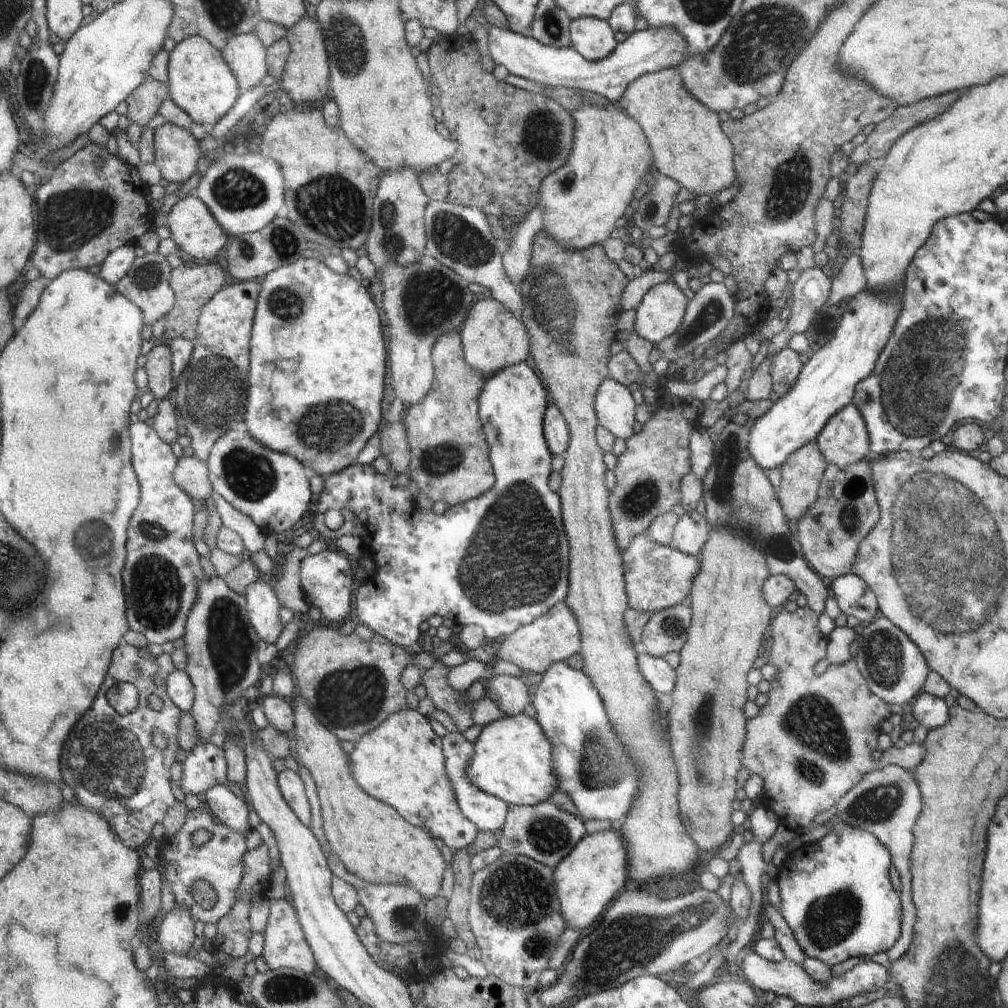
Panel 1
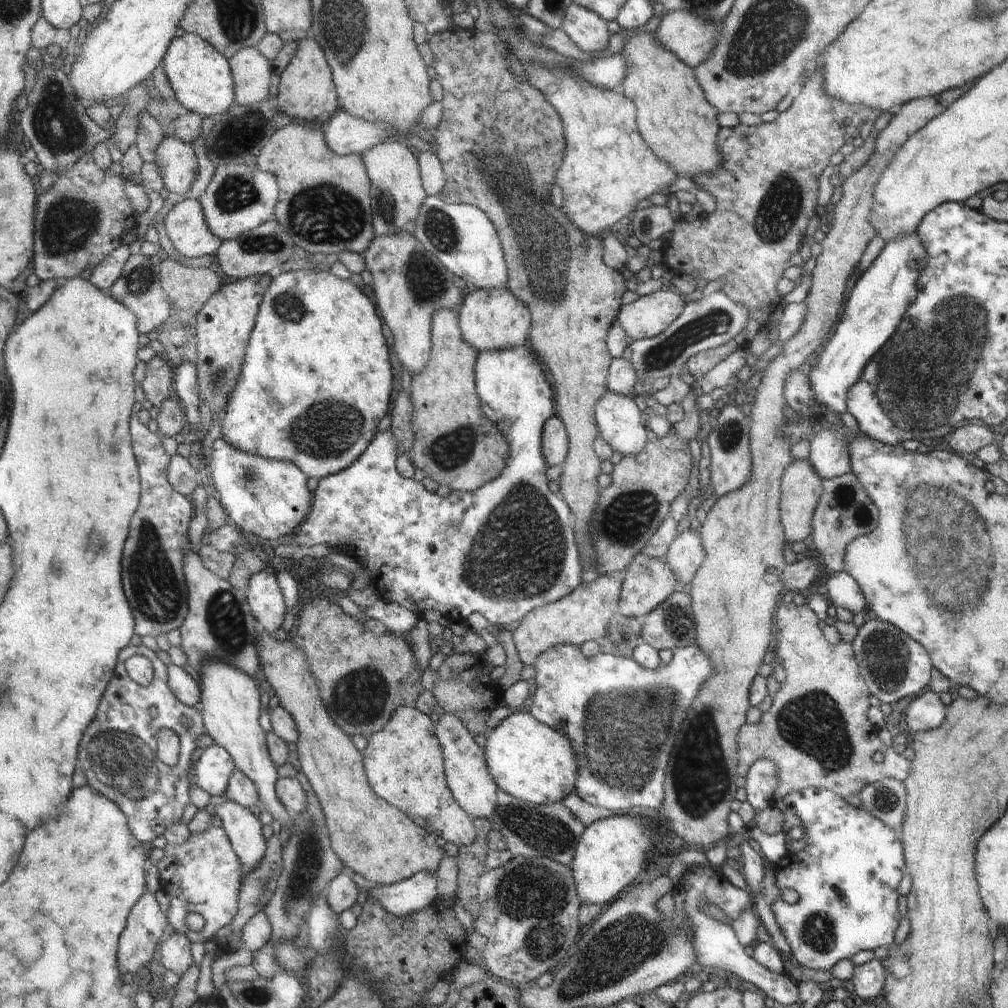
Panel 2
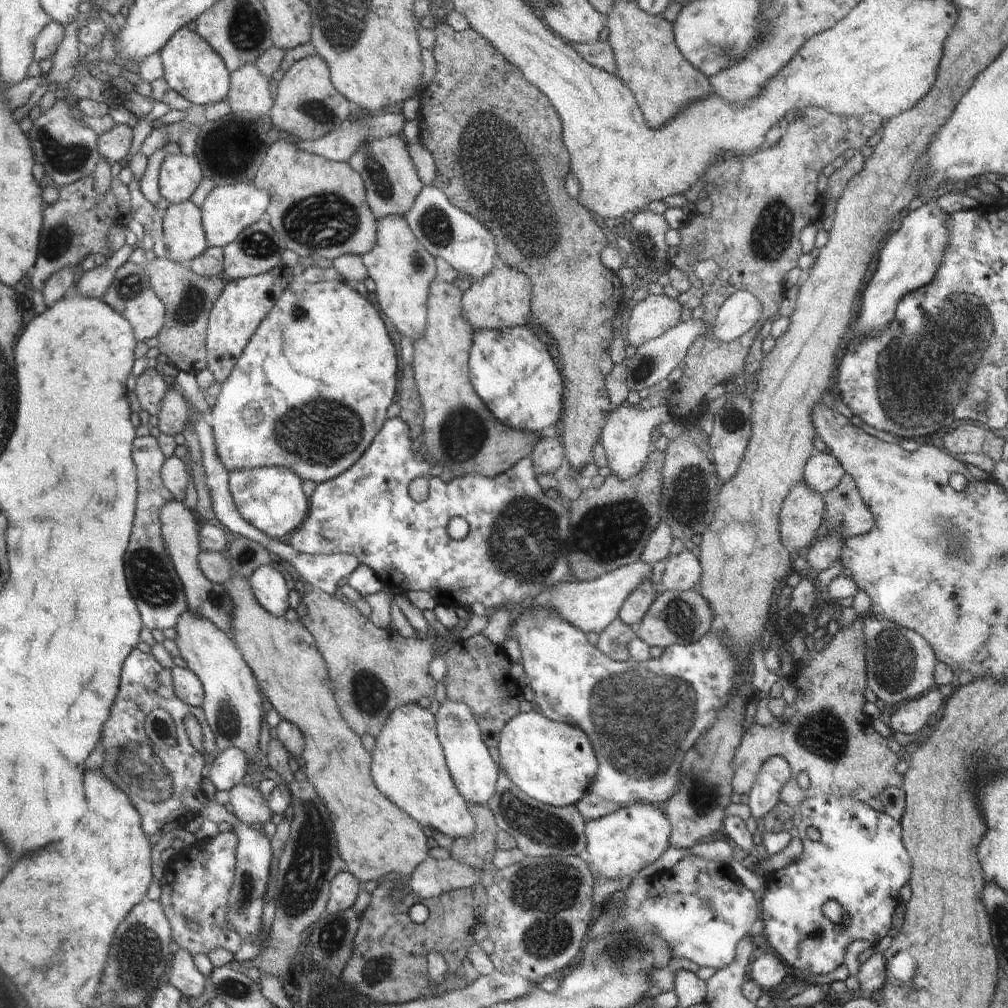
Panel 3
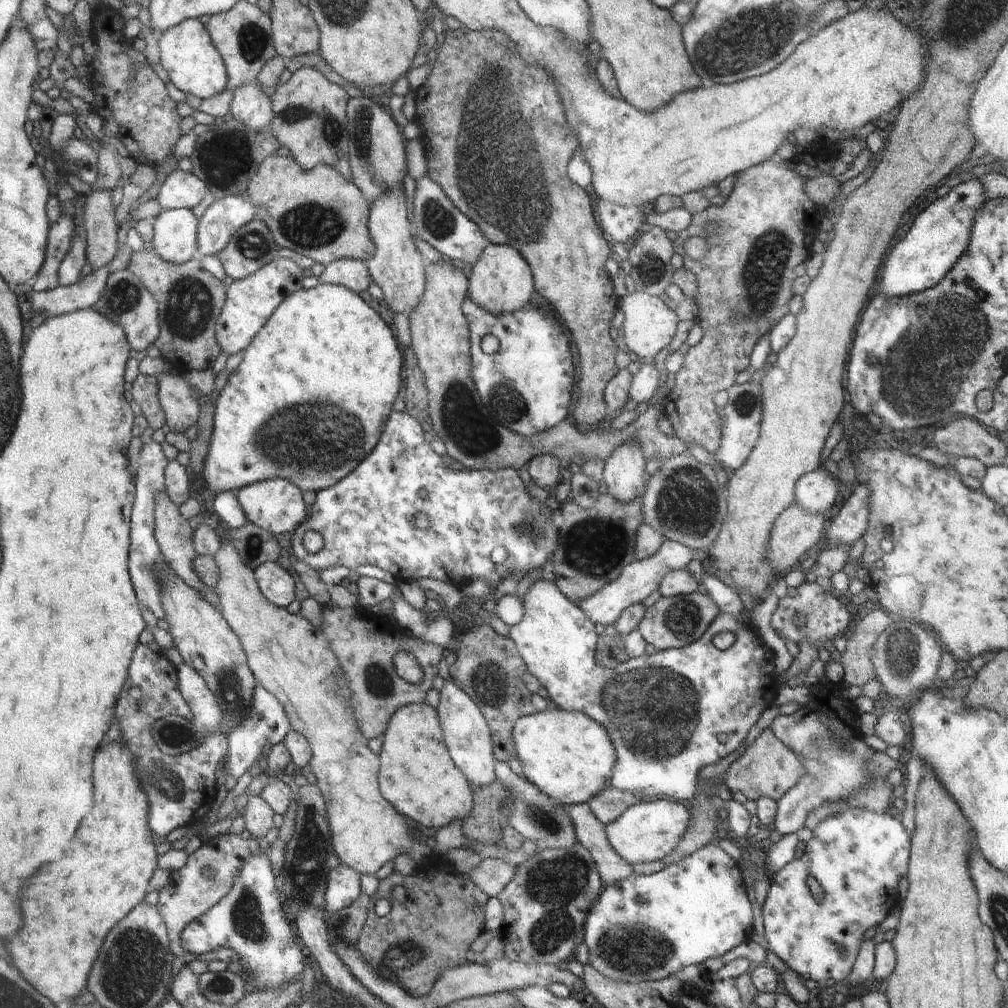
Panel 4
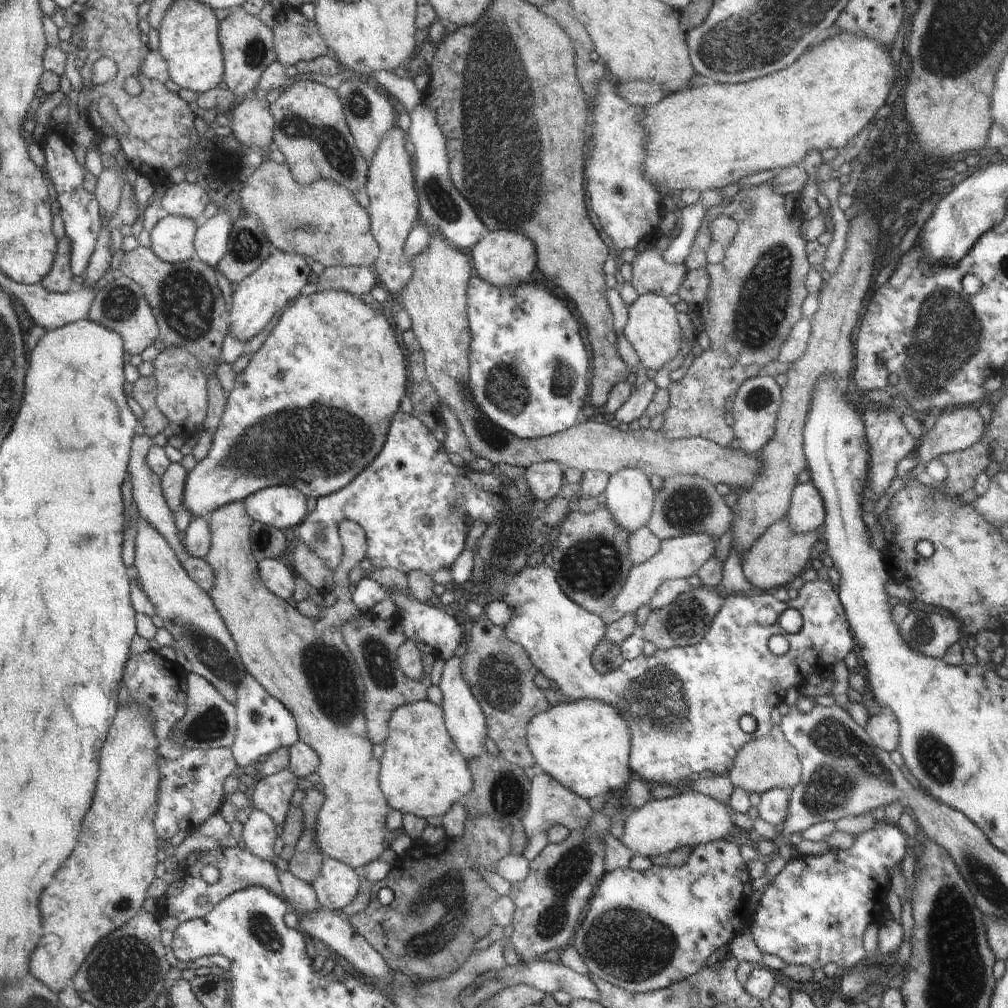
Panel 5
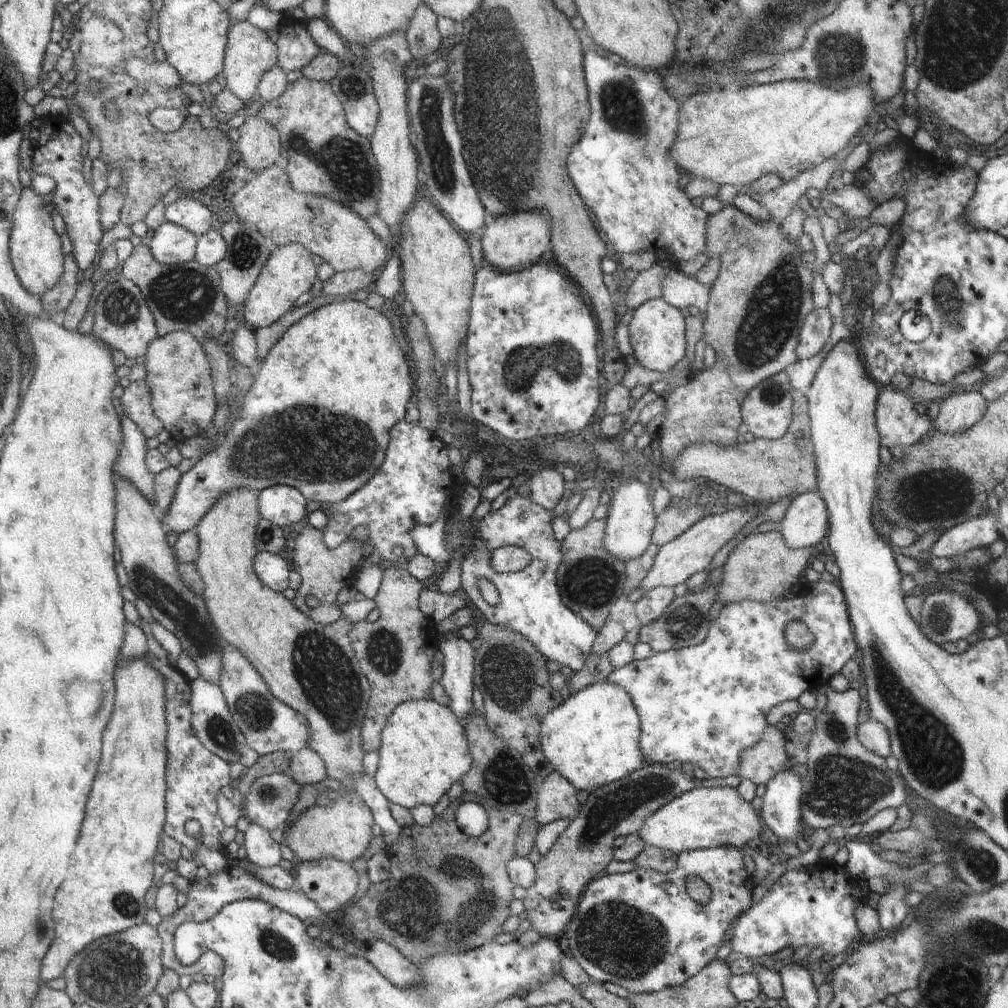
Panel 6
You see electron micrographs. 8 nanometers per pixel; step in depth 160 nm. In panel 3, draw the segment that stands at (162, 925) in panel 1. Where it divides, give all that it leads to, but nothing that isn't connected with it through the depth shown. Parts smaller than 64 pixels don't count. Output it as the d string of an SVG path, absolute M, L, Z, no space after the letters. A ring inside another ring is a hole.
M176 949L174 967L170 970L169 984L183 997L199 998L206 990L205 977L197 970L188 950Z

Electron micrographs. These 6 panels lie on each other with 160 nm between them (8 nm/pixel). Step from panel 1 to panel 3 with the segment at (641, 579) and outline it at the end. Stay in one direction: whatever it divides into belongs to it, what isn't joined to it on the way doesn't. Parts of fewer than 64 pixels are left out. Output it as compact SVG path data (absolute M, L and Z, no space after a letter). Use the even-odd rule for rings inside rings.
M652 580L642 582L642 585L630 594L629 599L621 607L620 620L630 627L633 623L641 623L658 595L658 588L653 585Z

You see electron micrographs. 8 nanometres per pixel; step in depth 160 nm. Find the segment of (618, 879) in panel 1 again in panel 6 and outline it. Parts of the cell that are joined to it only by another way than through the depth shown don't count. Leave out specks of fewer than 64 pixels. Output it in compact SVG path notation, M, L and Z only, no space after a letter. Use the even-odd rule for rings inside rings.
M730 786L724 788L695 788L680 794L673 801L666 802L665 806L650 814L644 820L642 829L638 830L637 835L644 844L680 855L686 851L722 846L748 848L748 842L760 840L759 837L761 832L763 832L763 825L759 812L754 810L751 802L746 802L745 799L741 798L736 788L730 788Z

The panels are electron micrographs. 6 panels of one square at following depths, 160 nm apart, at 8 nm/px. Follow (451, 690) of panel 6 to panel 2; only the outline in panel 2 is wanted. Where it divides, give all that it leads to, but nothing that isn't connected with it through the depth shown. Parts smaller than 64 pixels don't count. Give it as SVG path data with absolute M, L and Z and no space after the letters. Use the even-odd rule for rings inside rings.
M446 713L439 718L437 737L444 752L446 782L453 797L465 809L472 819L488 819L496 816L500 787L490 774L485 759L485 751L474 741L468 727L454 713Z

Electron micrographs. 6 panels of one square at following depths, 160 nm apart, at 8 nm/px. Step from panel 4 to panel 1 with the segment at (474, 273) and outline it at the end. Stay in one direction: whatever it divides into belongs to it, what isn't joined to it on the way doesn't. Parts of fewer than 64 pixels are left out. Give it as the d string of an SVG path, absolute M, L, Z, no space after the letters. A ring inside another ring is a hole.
M486 295L485 299L473 306L460 332L465 362L485 379L496 376L510 366L520 365L528 356L528 348L532 348L532 342L528 342L527 329L519 316L506 310L496 299Z

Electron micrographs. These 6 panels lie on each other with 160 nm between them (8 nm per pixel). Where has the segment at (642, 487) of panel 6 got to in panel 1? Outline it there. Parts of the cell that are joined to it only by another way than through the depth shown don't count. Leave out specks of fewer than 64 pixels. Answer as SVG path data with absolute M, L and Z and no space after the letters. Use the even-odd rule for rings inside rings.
M608 378L597 391L597 414L602 426L615 438L627 441L636 433L634 427L634 398L624 383Z

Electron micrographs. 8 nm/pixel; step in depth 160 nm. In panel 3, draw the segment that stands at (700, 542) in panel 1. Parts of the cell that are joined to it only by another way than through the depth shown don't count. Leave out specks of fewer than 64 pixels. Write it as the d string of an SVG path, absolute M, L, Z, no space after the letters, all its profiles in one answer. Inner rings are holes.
M690 550L672 553L662 578L665 591L686 591L697 589L701 580L701 567L697 556Z

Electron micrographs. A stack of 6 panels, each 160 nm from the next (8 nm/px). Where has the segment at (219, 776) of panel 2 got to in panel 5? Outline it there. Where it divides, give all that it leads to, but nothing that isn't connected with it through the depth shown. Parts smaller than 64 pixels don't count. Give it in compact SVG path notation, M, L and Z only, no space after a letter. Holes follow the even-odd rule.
M249 672L235 686L236 734L231 750L238 766L244 768L281 747L290 748L301 740L300 728L293 713L274 698Z

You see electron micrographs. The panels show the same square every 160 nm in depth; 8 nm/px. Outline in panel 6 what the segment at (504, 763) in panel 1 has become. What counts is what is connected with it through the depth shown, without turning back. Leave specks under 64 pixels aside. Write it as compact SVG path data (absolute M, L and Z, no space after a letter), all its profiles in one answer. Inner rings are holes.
M612 682L592 684L572 693L566 702L542 718L538 732L546 758L577 791L592 793L644 766L640 716L625 690Z

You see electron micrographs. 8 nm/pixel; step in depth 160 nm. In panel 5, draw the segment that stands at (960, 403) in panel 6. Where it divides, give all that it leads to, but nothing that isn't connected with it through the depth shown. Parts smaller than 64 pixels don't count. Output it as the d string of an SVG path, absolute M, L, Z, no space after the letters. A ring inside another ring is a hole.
M976 407L942 409L934 427L924 432L916 456L930 462L941 454L964 450L981 439L984 429L984 419Z

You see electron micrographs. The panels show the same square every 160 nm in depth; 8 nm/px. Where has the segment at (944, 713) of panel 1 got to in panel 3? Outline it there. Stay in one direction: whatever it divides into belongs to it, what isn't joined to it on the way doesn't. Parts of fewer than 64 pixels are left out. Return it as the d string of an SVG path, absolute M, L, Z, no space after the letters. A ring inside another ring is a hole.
M936 690L922 694L922 698L916 698L902 704L897 711L890 716L888 726L893 732L904 734L917 734L926 727L931 727L938 719L946 698Z

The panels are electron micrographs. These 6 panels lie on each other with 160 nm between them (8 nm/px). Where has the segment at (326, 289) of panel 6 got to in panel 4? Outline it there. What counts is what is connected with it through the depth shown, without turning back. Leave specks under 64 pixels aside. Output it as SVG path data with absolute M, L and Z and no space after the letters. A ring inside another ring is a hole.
M338 259L327 264L318 277L319 284L342 285L355 293L364 292L372 282L369 270L358 259Z

